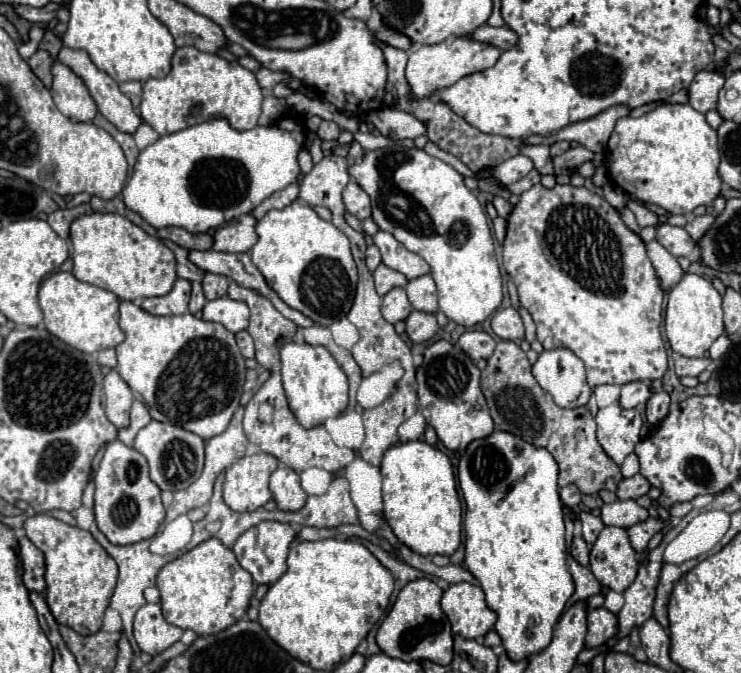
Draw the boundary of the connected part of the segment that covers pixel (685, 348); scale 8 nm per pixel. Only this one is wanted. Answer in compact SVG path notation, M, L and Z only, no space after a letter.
M685 273L683 279L671 289L665 311L665 335L671 349L683 357L703 357L711 343L723 335L721 295L711 281L693 273Z

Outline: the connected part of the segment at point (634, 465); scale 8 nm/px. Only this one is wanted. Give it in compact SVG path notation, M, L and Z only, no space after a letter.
M631 453L625 459L625 463L621 465L621 473L623 473L623 477L633 477L635 473L639 473L639 459L637 459L635 453Z

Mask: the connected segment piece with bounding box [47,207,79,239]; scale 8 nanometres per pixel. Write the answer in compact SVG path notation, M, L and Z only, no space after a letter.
M75 207L57 209L57 211L49 213L47 223L51 225L51 229L53 229L53 231L55 231L59 237L67 239L67 237L69 237L69 225L71 225L71 221L73 221L77 215L79 215L79 211L77 211Z

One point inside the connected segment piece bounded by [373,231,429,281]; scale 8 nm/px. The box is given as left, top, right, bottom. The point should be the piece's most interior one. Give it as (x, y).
(394, 255)

